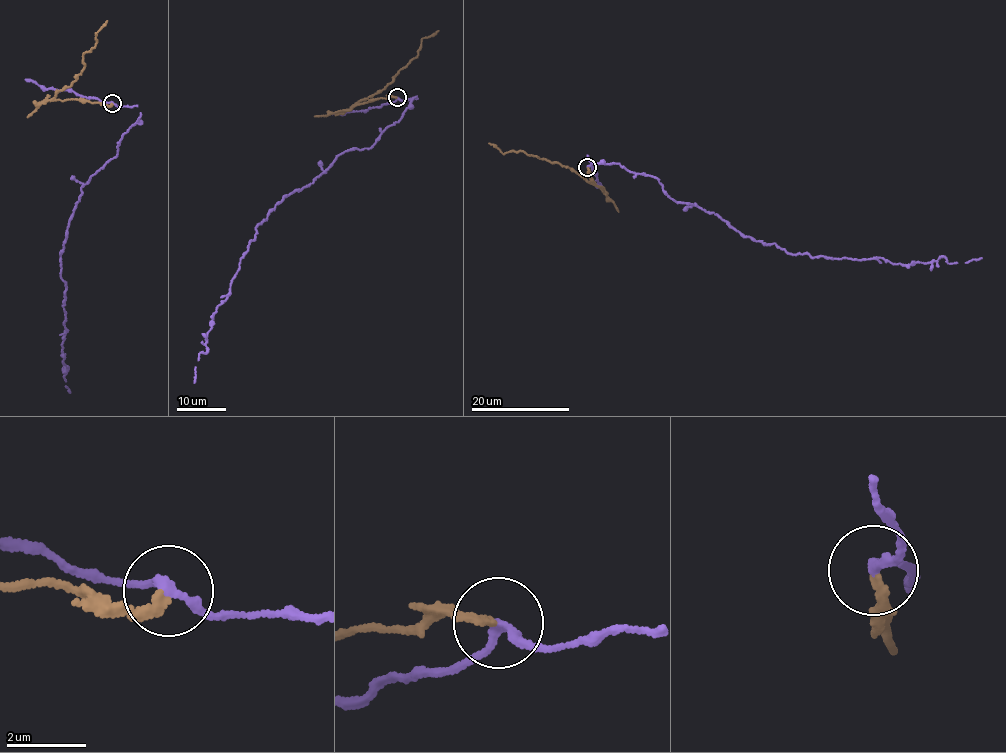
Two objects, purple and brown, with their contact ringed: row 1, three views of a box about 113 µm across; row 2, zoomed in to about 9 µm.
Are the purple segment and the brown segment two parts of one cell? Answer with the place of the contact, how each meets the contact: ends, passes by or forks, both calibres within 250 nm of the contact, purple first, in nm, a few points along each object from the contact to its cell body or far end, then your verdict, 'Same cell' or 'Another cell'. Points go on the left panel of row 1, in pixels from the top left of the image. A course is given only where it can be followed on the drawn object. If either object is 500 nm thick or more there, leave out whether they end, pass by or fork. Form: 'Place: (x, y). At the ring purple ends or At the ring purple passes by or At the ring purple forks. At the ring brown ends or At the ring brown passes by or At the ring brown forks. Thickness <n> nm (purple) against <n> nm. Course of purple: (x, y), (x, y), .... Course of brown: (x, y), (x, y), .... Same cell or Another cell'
Place: (112, 103). At the ring purple passes by. At the ring brown ends. Thickness 200 nm (purple) against 200 nm. Course of purple: (112, 103), (138, 106), (140, 117), (115, 156), (82, 188), (60, 256), (69, 392). Course of brown: (111, 103), (55, 97), (76, 81), (84, 64), (83, 54), (95, 46), (95, 34), (108, 21). Another cell

